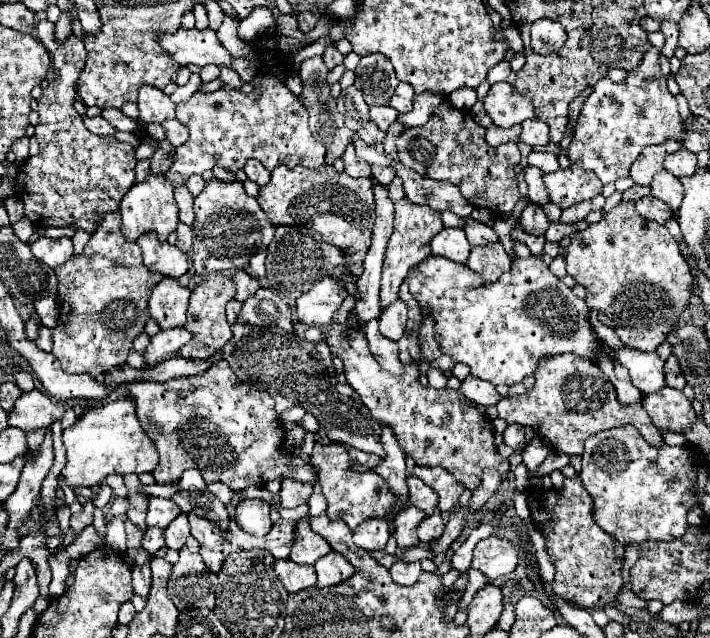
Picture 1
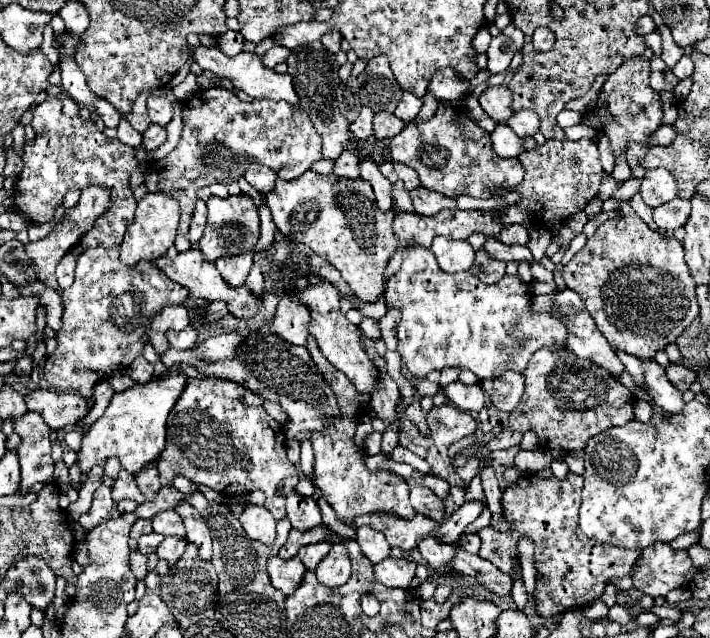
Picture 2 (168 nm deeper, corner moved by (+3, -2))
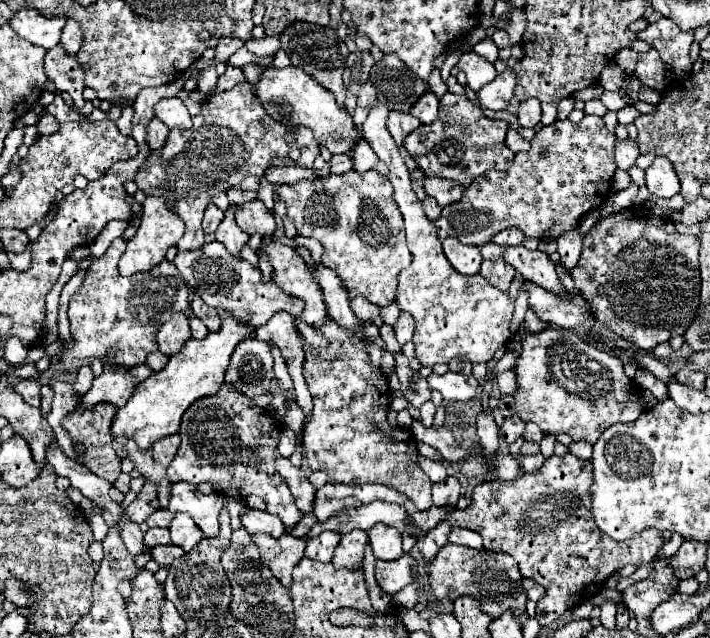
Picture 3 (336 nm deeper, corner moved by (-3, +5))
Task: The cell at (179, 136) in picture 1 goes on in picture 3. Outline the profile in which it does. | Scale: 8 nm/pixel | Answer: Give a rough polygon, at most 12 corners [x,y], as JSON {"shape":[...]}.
{"shape":[[159,119],[147,125],[145,141],[151,149],[163,147],[169,129]]}

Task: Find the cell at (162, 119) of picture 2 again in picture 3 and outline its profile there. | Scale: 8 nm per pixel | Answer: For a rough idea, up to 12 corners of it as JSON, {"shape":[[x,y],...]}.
{"shape":[[161,99],[155,117],[169,129],[191,127],[191,115],[181,99]]}

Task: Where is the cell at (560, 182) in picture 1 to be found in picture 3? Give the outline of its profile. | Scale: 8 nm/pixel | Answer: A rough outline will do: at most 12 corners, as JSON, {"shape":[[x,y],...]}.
{"shape":[[541,127],[435,221],[481,247],[507,227],[559,239],[607,201],[615,133]]}

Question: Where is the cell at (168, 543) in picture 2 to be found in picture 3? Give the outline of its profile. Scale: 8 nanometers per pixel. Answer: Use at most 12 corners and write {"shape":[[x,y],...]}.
{"shape":[[155,545],[151,557],[165,569],[181,555],[175,545]]}

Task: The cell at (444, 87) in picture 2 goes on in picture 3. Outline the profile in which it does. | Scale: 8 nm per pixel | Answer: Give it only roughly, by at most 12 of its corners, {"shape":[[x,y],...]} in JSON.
{"shape":[[473,51],[459,59],[457,67],[467,75],[473,91],[491,83],[495,65]]}

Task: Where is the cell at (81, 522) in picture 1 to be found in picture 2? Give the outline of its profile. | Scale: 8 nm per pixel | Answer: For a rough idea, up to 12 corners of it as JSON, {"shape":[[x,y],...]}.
{"shape":[[101,484],[89,512],[79,524],[101,524],[111,516],[115,502],[111,488]]}

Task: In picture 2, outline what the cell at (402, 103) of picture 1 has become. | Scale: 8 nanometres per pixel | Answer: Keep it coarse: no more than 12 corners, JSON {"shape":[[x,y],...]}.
{"shape":[[403,92],[393,114],[403,122],[419,114],[423,100]]}

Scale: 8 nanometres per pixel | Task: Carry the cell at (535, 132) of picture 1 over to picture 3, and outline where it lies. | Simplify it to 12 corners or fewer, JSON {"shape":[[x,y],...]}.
{"shape":[[537,99],[519,105],[517,119],[521,127],[535,127],[541,121]]}

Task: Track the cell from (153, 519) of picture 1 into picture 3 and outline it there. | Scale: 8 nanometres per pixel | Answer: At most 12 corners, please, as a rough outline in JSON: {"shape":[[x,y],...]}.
{"shape":[[177,513],[169,525],[171,541],[185,553],[203,539],[187,513]]}

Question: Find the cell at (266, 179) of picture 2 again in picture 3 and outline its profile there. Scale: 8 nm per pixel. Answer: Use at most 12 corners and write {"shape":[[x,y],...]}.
{"shape":[[271,167],[265,179],[275,185],[293,185],[301,179],[315,181],[315,169]]}

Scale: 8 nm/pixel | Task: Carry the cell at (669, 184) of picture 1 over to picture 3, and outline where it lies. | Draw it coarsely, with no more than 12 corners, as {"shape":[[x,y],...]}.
{"shape":[[657,157],[645,169],[653,197],[681,189],[671,161]]}

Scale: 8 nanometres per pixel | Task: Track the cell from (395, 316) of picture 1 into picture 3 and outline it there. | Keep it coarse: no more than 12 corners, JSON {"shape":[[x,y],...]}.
{"shape":[[401,313],[393,325],[397,341],[405,345],[415,333],[411,315]]}

